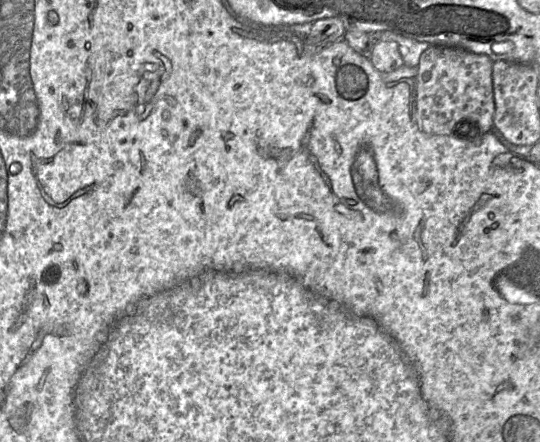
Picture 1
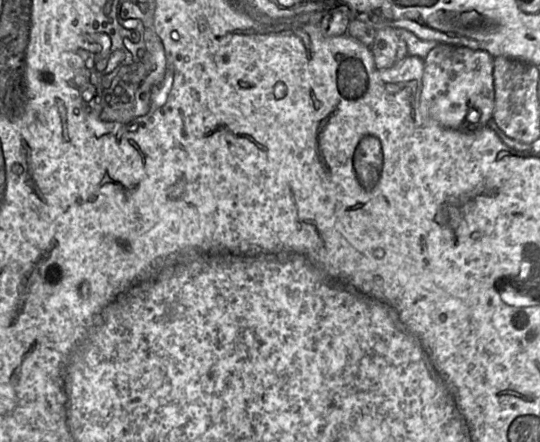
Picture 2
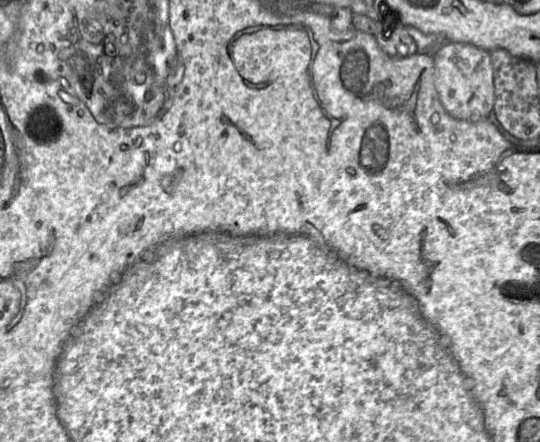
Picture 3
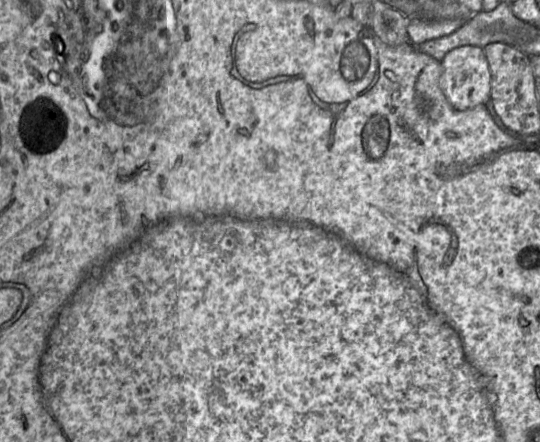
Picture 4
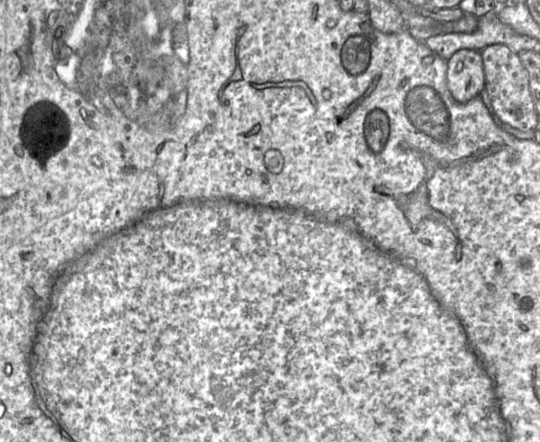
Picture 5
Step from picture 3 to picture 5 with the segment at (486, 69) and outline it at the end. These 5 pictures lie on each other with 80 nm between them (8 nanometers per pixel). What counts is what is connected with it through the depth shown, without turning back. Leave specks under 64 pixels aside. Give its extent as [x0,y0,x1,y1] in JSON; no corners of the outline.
[447,49,485,103]

